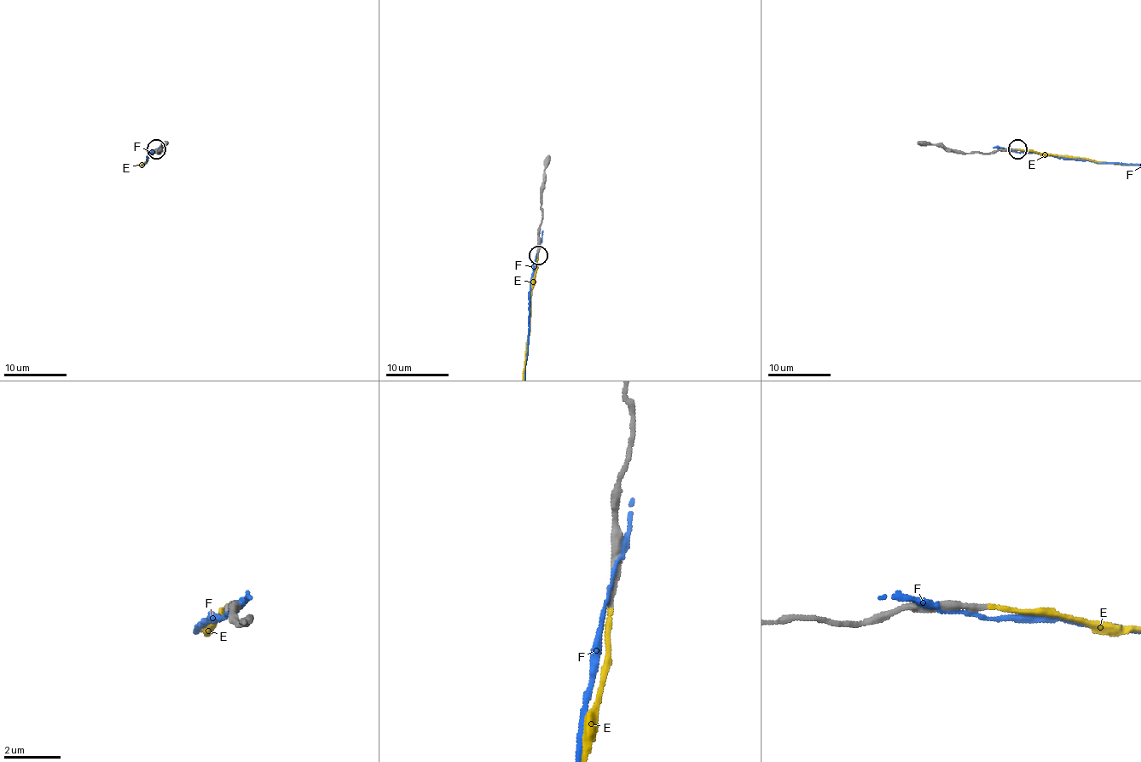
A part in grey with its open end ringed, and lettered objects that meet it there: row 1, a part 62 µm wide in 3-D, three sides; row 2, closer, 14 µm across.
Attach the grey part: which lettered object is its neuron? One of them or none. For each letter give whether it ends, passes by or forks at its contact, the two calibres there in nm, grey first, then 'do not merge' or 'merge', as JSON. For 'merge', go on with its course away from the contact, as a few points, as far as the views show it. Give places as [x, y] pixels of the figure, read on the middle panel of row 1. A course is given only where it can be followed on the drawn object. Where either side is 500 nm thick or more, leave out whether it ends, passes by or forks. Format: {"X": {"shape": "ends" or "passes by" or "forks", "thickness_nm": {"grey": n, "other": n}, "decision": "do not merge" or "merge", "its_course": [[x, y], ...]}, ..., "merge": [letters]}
{"E": {"shape": "ends", "thickness_nm": {"grey": 240, "other": 150}, "decision": "merge"}, "F": {"shape": "passes by", "thickness_nm": {"grey": 300, "other": 170}, "decision": "do not merge"}, "merge": ["E"]}

